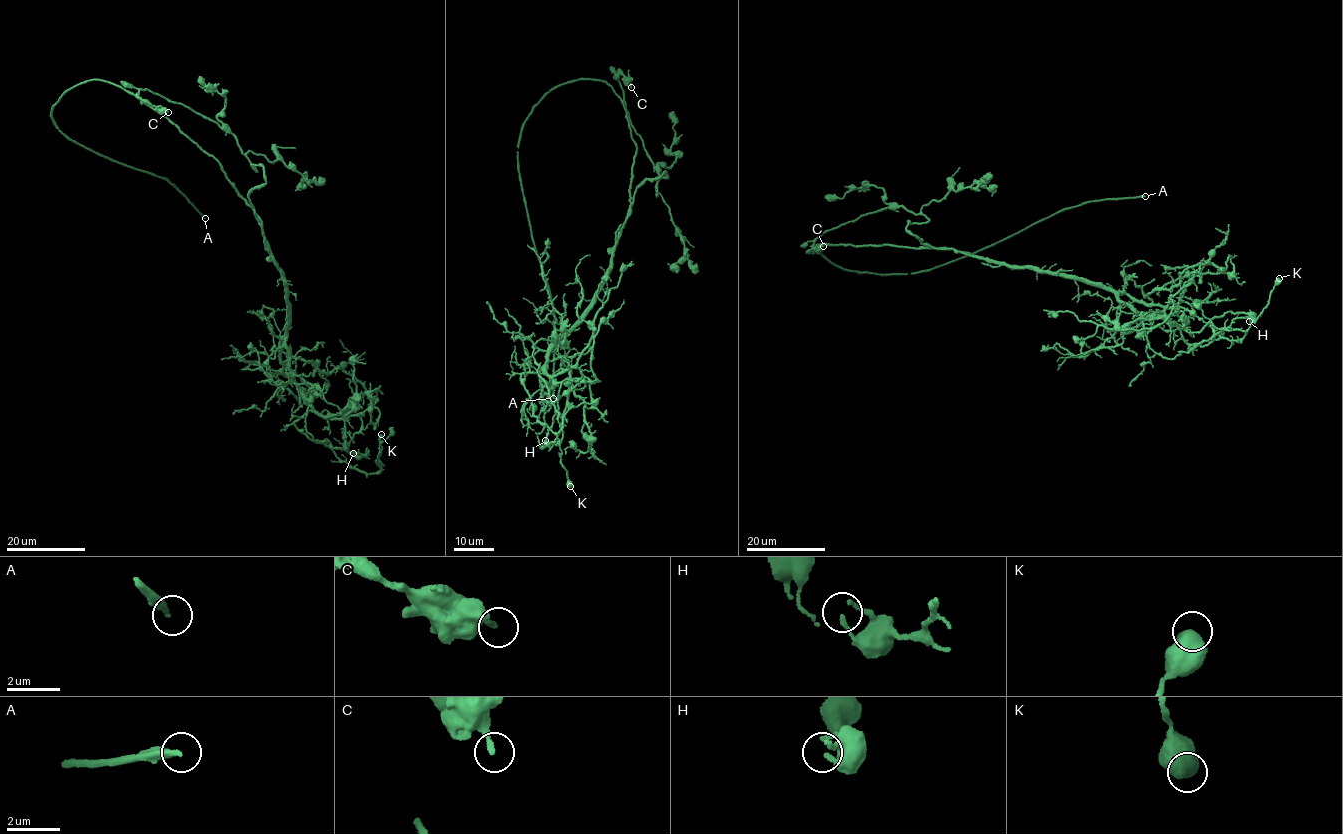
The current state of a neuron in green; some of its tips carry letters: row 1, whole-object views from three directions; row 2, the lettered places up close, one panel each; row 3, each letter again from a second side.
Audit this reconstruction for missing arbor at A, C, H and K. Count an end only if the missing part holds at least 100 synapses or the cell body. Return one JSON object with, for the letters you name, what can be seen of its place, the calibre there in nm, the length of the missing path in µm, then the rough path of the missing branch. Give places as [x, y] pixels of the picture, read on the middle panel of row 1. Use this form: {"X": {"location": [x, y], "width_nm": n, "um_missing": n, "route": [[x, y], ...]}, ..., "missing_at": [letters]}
{"A": {"location": [553, 398], "width_nm": 280, "um_missing": 60, "route": [[553, 398], [551, 439], [545, 464], [534, 494], [512, 524], [511, 534]]}, "missing_at": ["A"]}

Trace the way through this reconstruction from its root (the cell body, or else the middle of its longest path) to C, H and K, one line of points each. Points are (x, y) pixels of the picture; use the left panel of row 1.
C: (217, 160), (251, 206), (264, 170), (233, 135), (139, 90), (168, 112)
H: (217, 160), (253, 209), (284, 274), (289, 364), (311, 386), (307, 432), (329, 447), (368, 451), (353, 453)
K: (217, 160), (253, 209), (287, 284), (285, 342), (311, 408), (297, 428), (371, 474), (382, 469), (381, 434)

